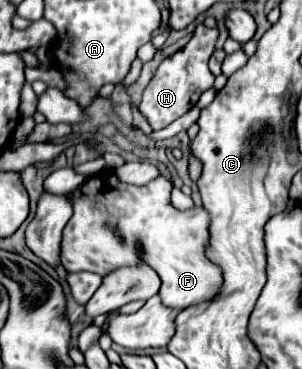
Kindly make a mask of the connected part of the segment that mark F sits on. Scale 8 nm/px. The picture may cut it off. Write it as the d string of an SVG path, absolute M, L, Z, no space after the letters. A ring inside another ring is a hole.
M104 170L100 174L90 176L84 184L80 184L76 190L68 194L74 214L64 228L64 240L62 240L62 266L68 272L96 272L100 276L108 276L108 272L114 272L122 266L136 266L136 264L148 264L152 270L158 272L162 286L160 286L160 298L166 306L180 310L190 304L198 304L204 300L210 300L222 282L222 272L216 264L212 264L206 254L206 242L208 242L208 212L204 208L190 208L190 210L178 210L170 202L172 184L164 176L156 176L144 186L132 186L114 174L114 170Z

